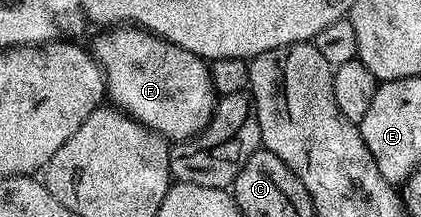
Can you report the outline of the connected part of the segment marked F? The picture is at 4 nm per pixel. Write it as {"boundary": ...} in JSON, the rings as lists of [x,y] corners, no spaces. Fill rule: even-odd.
{"boundary":[[[111,26],[100,32],[103,33],[95,40],[93,55],[103,72],[110,103],[168,142],[182,142],[198,136],[211,121],[217,103],[208,61],[138,26]]]}

